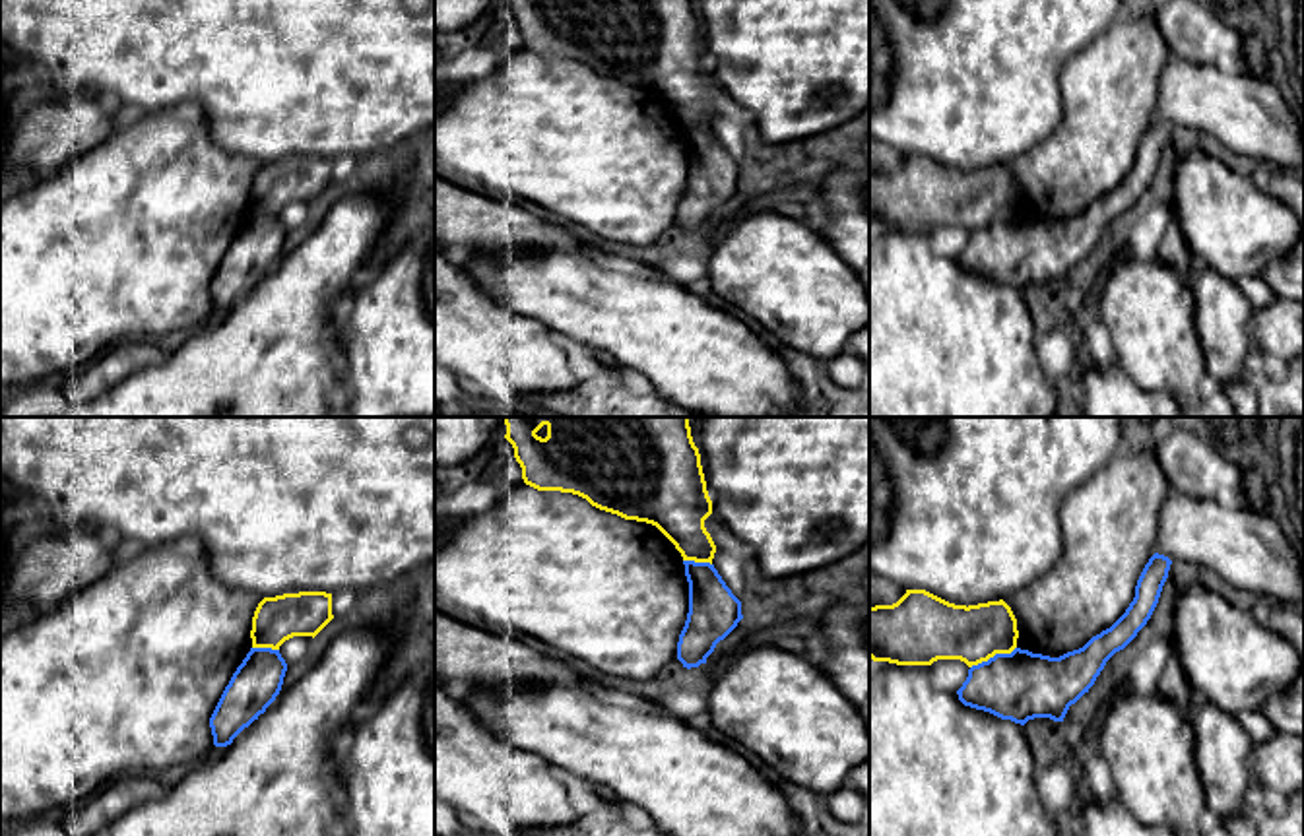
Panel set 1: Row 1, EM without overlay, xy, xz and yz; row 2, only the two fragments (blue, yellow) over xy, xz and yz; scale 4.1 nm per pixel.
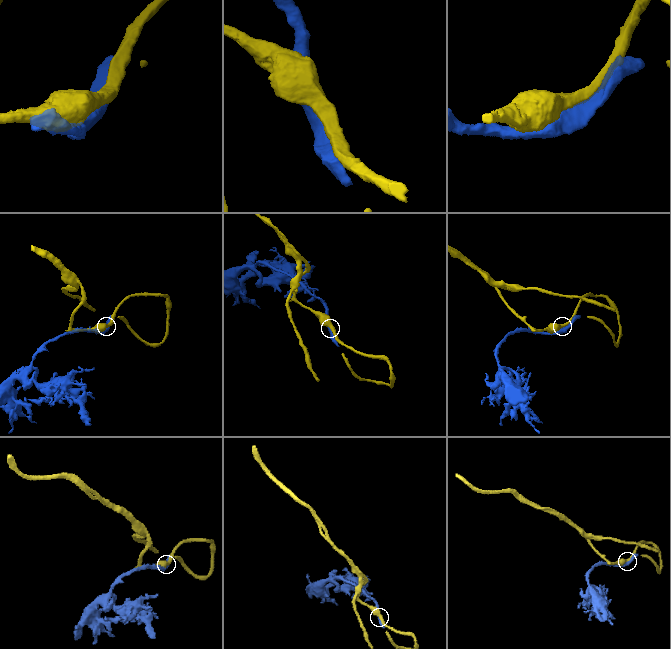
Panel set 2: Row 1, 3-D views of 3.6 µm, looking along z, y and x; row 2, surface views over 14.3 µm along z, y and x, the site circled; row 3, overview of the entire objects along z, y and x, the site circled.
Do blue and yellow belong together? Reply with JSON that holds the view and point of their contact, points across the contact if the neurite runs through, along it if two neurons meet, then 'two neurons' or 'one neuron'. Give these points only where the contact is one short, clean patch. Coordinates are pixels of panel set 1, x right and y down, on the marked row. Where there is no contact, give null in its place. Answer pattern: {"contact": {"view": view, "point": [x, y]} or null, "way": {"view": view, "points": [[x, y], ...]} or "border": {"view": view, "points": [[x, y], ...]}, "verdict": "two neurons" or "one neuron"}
{"contact": {"view": "yz", "point": [994, 656]}, "verdict": "one neuron"}

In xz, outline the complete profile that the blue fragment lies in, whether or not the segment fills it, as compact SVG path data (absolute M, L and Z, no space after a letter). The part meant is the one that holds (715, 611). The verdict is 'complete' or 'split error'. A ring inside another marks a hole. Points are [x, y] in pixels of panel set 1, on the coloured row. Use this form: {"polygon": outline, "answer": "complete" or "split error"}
{"polygon": "M505 417L526 485L586 498L592 506L656 526L681 553L689 613L677 642L683 667L699 667L743 619L741 601L712 564L716 545L704 528L712 500L689 417Z", "answer": "split error"}

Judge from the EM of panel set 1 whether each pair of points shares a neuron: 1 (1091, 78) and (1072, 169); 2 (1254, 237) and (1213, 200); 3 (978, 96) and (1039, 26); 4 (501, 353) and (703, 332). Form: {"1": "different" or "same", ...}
{"1": "same", "2": "same", "3": "same", "4": "different"}

